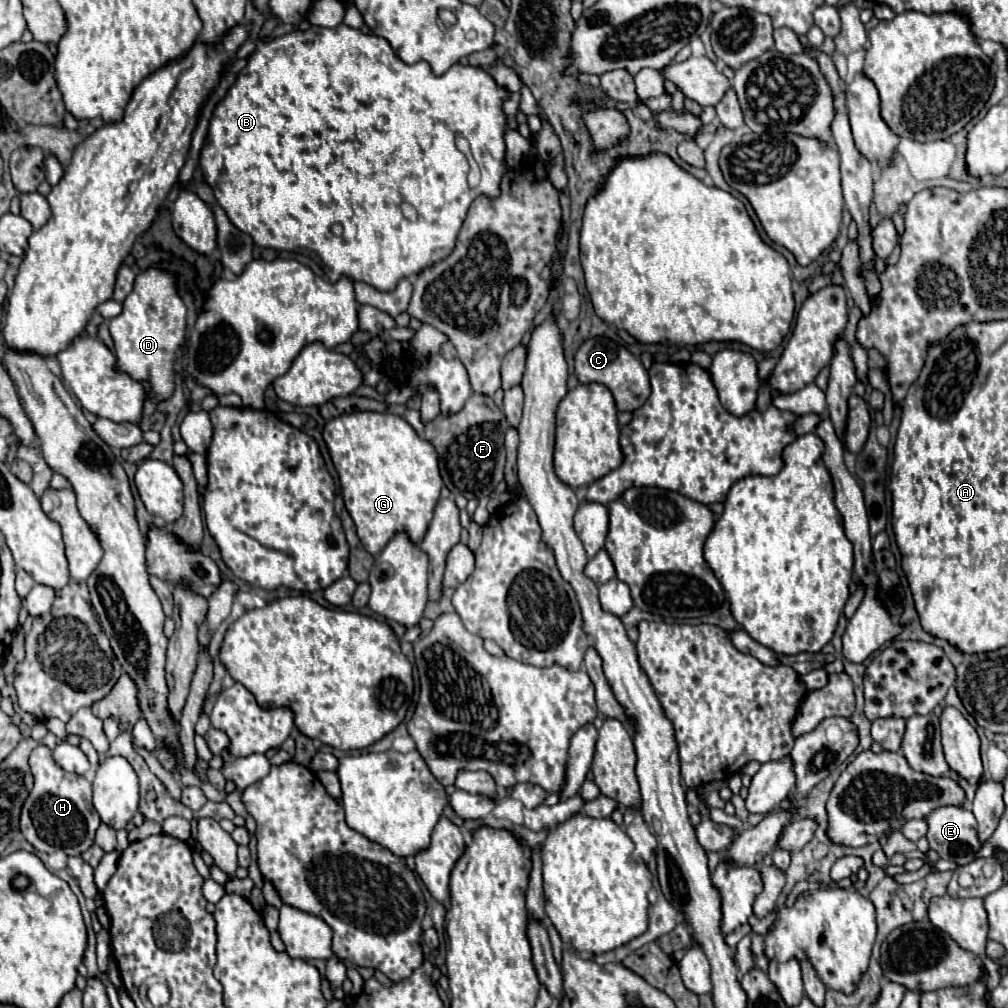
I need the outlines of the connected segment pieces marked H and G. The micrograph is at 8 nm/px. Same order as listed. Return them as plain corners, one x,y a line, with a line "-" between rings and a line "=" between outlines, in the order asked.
38,745
30,755
30,767
34,775
34,789
24,801
20,815
20,831
24,839
38,851
54,853
62,849
66,855
82,855
94,843
94,833
100,825
100,817
92,805
92,785
88,779
76,773
60,769
52,757
52,749
=
372,411
340,415
328,421
324,439
340,477
344,505
368,553
378,555
400,531
408,533
418,545
424,539
428,521
432,521
442,489
436,449
420,439
400,415

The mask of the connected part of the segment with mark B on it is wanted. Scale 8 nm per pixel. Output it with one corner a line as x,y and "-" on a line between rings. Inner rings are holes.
338,25
334,29
326,27
310,27
308,31
296,31
288,33
284,37
278,37
270,43
260,43
256,51
250,55
248,65
238,73
234,85
230,87
230,93
226,93
224,101
216,107
210,133
206,137
206,145
200,155
200,169
204,179
214,191
216,201
226,211
230,221
244,233
252,235
254,243
260,247
272,247
272,249
284,249
284,251
296,251
304,255
318,255
322,263
332,271
330,281
336,283
342,275
350,281
364,281
378,291
392,291
396,289
396,283
402,277
418,275
422,269
432,267
434,263
442,261
452,253
456,247
456,237
462,229
462,223
466,219
466,213
476,197
488,197
496,199
500,197
500,181
504,175
504,157
506,157
506,143
504,135
508,129
508,117
502,109
504,101
508,99
508,89
500,87
494,77
482,69
482,67
470,67
470,65
452,65
444,75
434,75
428,61
418,61
414,65
406,65
398,53
390,47
390,43
384,37
366,35
360,29
352,29
348,25
-
456,137
466,137
470,143
472,157
480,165
482,179
480,185
470,189
466,175
468,175
468,159
464,153
456,147
-
400,203
410,203
418,211
418,221
412,223
404,217
-
334,223
342,225
342,235
332,235
330,227

